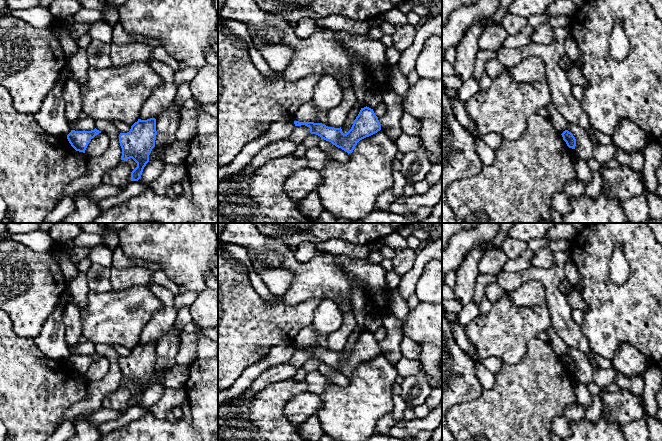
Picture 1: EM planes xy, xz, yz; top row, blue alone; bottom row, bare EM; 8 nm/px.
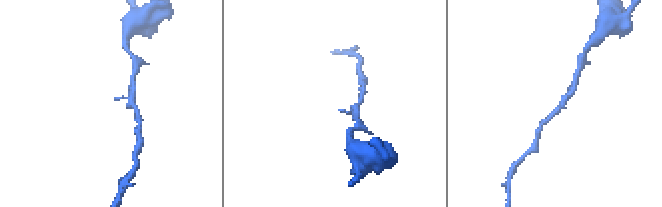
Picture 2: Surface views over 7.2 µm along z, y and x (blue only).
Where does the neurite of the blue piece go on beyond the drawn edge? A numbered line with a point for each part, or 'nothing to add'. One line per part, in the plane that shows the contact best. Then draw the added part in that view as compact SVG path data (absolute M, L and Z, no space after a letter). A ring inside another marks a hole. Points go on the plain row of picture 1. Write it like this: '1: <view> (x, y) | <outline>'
nothing to add

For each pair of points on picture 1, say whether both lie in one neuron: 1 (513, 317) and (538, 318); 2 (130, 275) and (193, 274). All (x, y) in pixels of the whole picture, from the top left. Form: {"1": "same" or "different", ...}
{"1": "same", "2": "different"}

